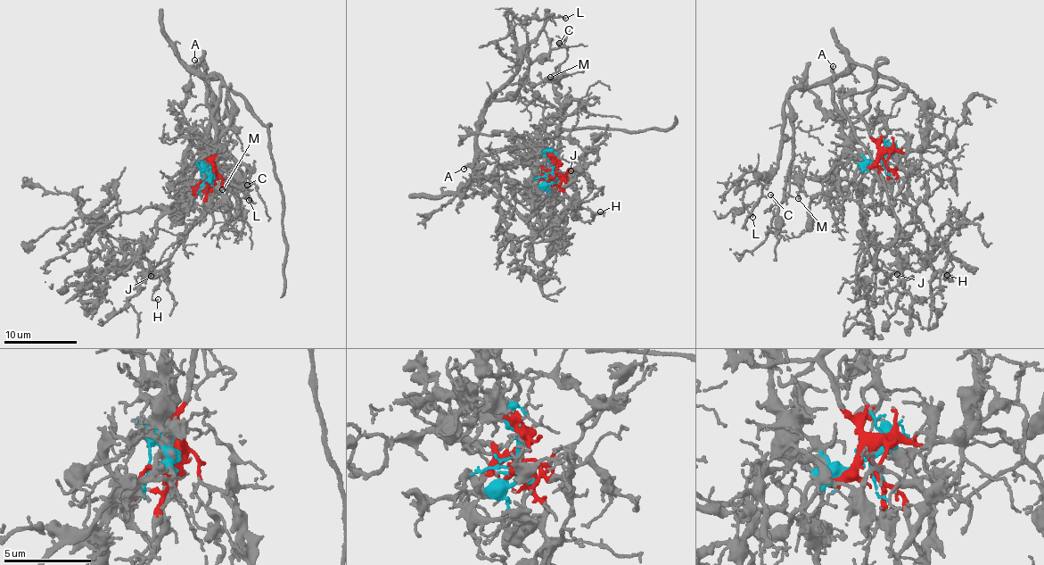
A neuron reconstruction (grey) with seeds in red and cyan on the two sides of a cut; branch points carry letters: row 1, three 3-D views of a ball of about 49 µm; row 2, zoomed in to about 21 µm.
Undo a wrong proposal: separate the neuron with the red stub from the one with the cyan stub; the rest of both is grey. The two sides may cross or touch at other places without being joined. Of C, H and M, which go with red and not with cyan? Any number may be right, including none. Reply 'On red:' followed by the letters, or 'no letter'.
On red: H

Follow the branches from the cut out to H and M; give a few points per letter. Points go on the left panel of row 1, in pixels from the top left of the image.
H: (210, 178), (203, 207), (187, 236), (173, 254), (145, 270), (154, 270), (160, 278), (152, 294), (157, 298)
M: (210, 178), (203, 168), (205, 76), (214, 74), (230, 98), (228, 131), (214, 149), (226, 179), (223, 190)

